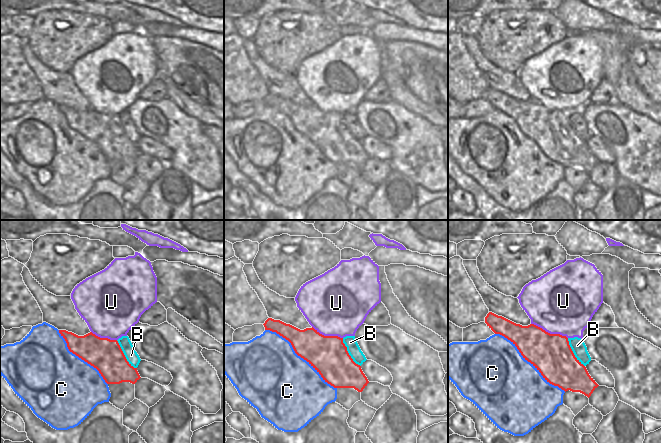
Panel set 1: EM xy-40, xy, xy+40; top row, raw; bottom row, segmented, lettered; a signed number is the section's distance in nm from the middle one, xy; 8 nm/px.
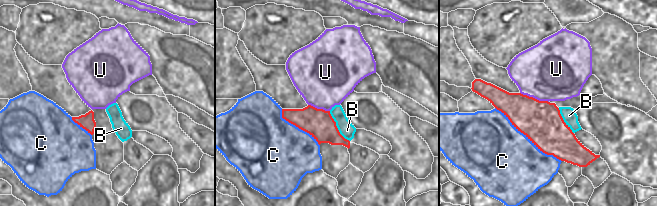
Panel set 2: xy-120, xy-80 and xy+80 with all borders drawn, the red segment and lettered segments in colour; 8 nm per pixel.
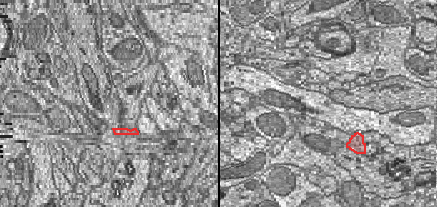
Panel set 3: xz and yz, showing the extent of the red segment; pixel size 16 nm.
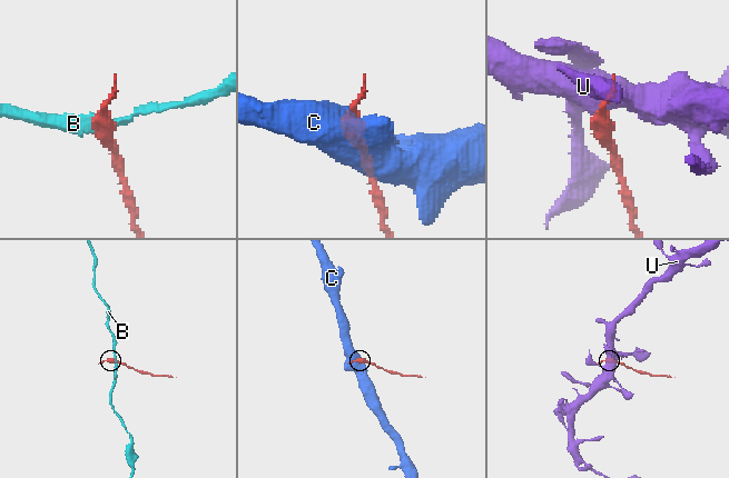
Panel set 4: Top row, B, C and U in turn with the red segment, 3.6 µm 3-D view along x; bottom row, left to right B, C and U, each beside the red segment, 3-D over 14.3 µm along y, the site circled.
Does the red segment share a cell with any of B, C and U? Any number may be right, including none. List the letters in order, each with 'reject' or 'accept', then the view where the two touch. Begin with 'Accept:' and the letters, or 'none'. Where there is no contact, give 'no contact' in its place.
Accept: none
B: reject | xy-40
C: reject | xy
U: reject | xy+40

